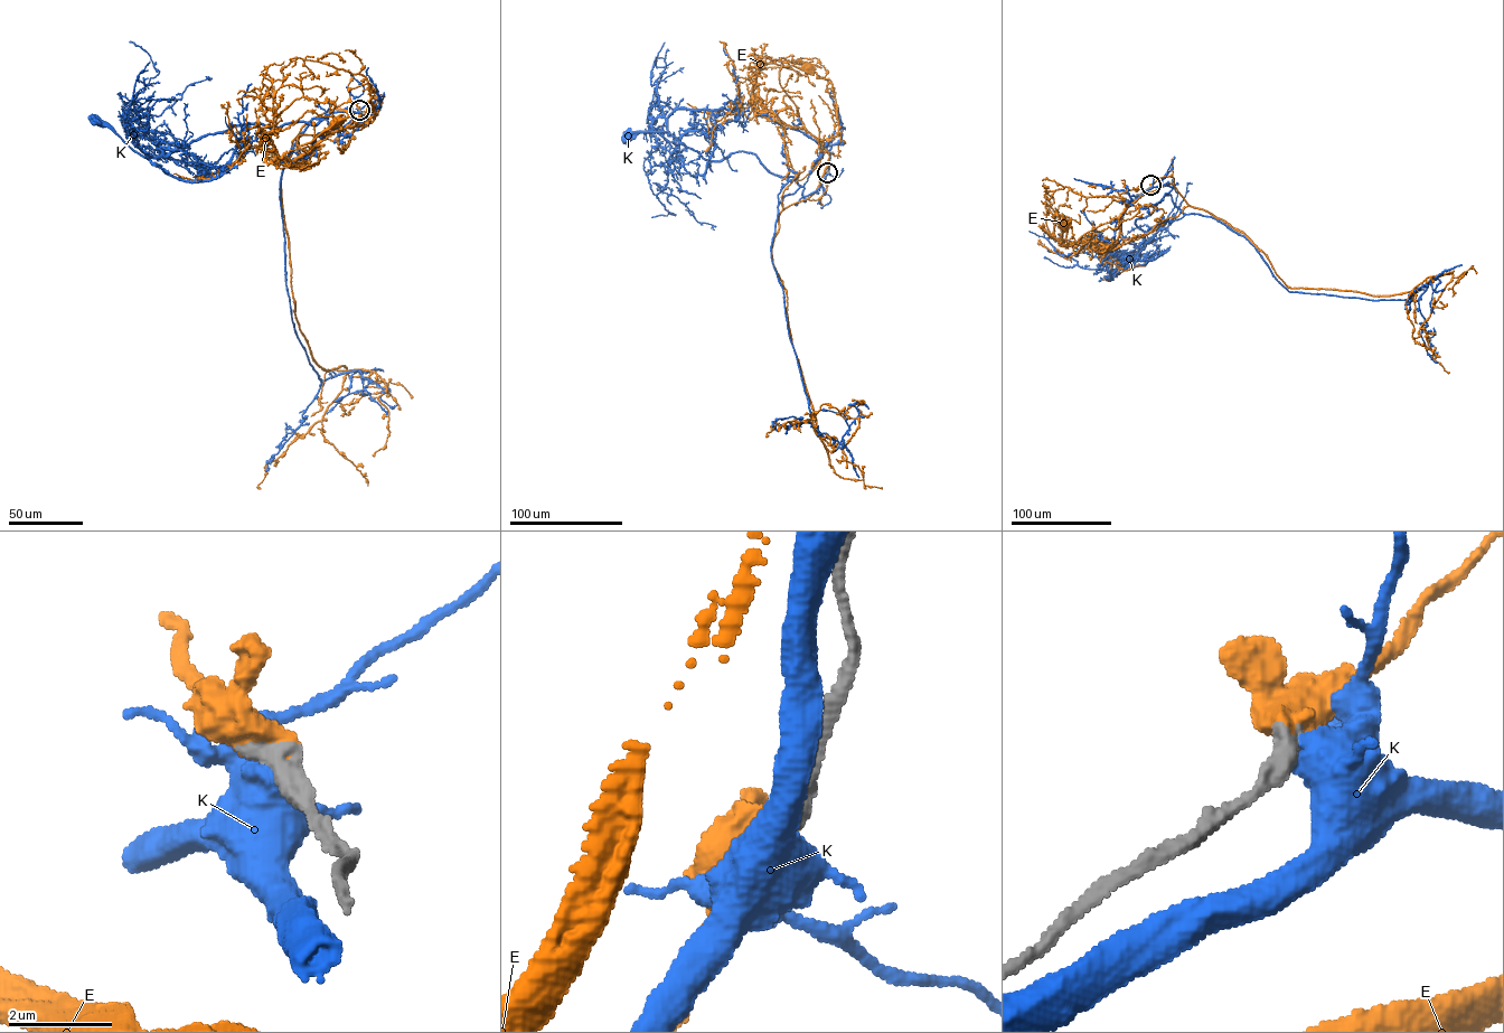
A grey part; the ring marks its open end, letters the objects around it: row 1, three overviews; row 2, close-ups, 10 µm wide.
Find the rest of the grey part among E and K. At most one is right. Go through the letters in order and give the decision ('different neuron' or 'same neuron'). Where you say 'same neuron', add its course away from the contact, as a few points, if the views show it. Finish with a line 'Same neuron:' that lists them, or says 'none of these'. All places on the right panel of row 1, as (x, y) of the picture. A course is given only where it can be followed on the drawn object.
E: same neuron | via (1150, 186), (1163, 177), (1173, 177), (1173, 184), (1145, 193), (1119, 217), (1068, 246), (1064, 223)
K: different neuron
Same neuron: E

